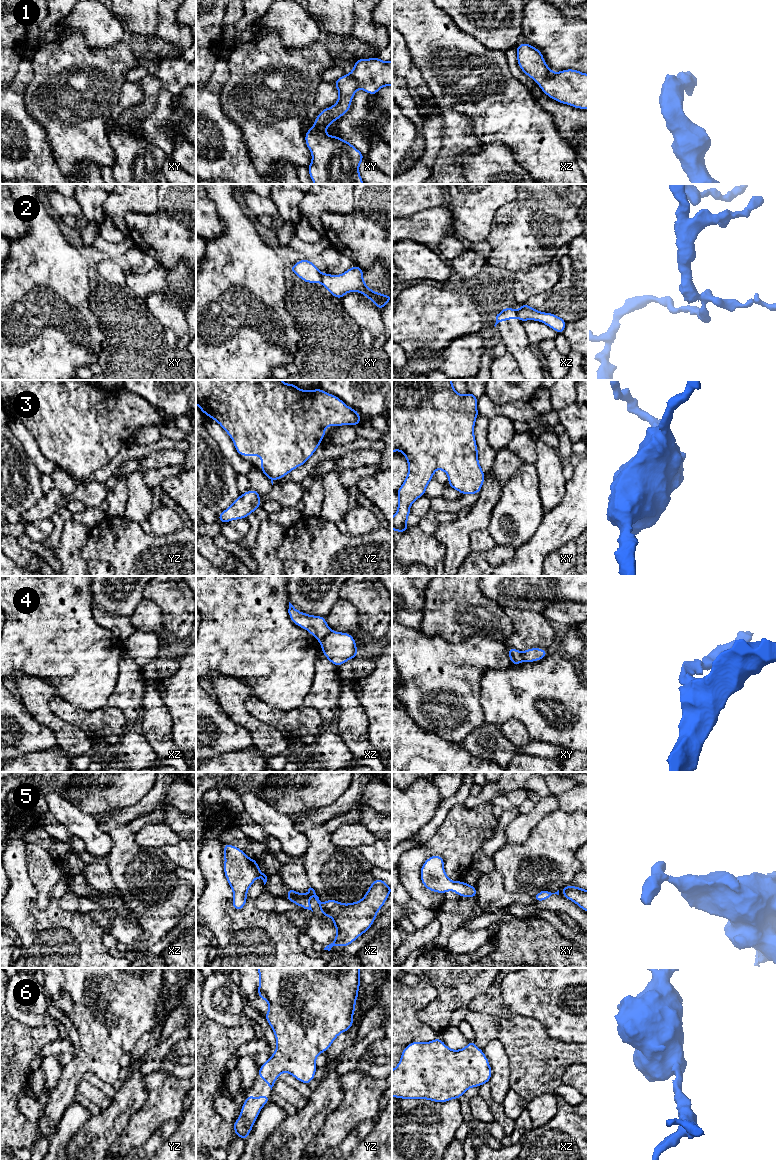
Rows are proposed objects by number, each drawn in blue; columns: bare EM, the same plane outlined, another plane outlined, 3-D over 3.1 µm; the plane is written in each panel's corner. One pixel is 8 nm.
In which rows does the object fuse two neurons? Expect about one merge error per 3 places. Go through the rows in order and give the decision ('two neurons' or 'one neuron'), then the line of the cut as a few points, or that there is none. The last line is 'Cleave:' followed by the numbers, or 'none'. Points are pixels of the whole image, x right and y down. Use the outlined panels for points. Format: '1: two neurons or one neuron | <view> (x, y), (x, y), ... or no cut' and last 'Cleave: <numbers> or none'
1: one neuron | no cut
2: two neurons | xy (323, 274), (320, 282)
3: one neuron | no cut
4: two neurons | xz (331, 630), (319, 642)
5: one neuron | no cut
6: one neuron | no cut
Cleave: 2, 4

